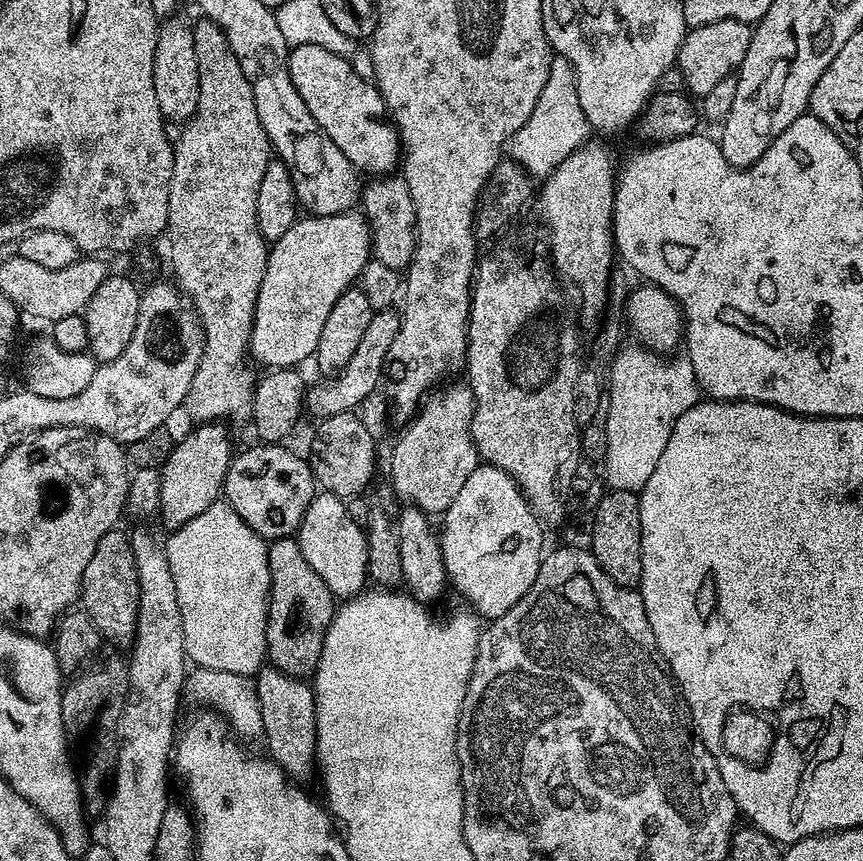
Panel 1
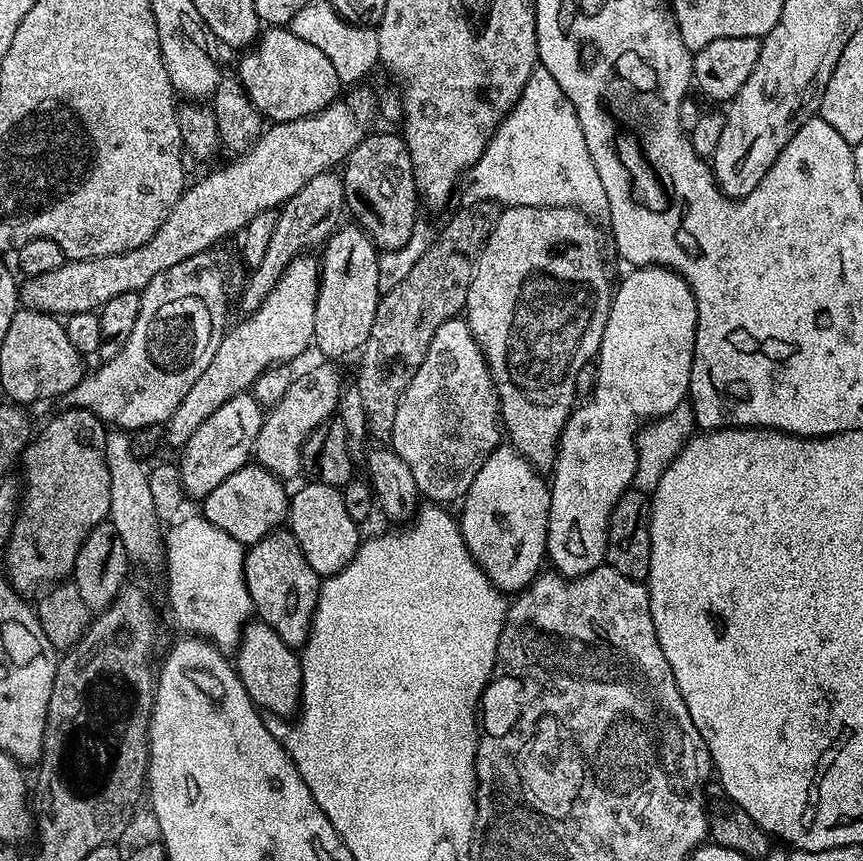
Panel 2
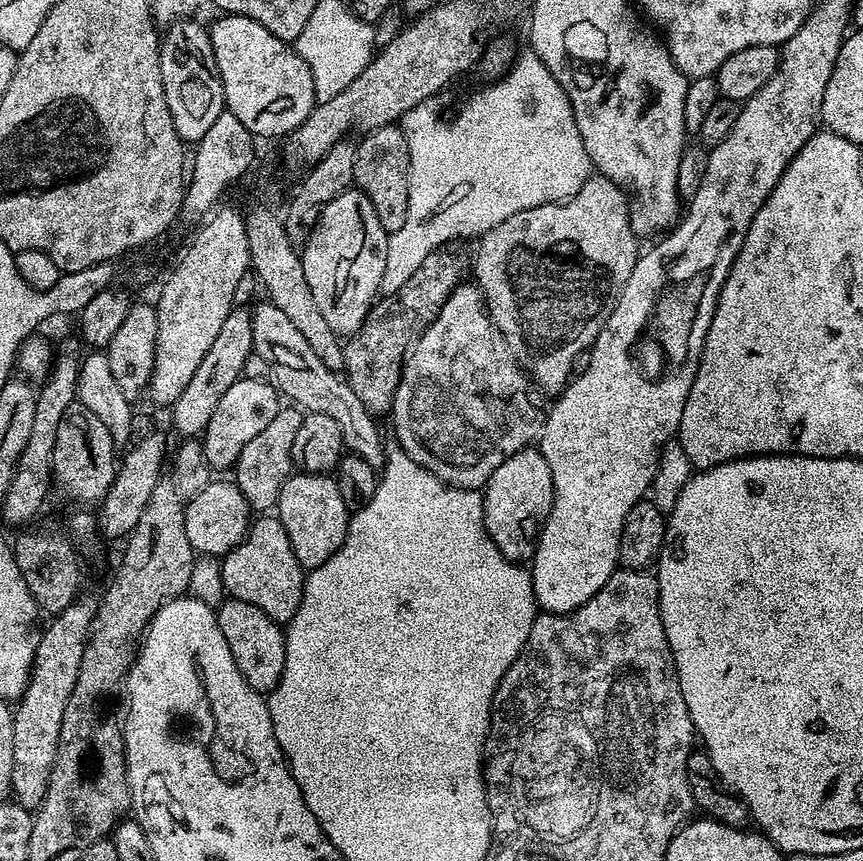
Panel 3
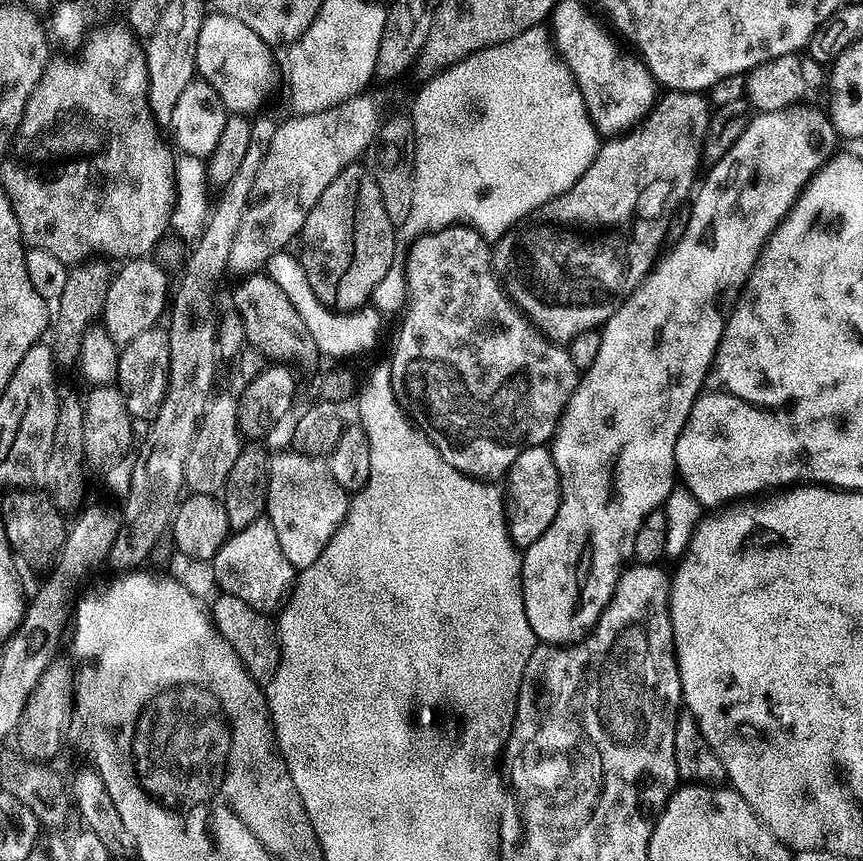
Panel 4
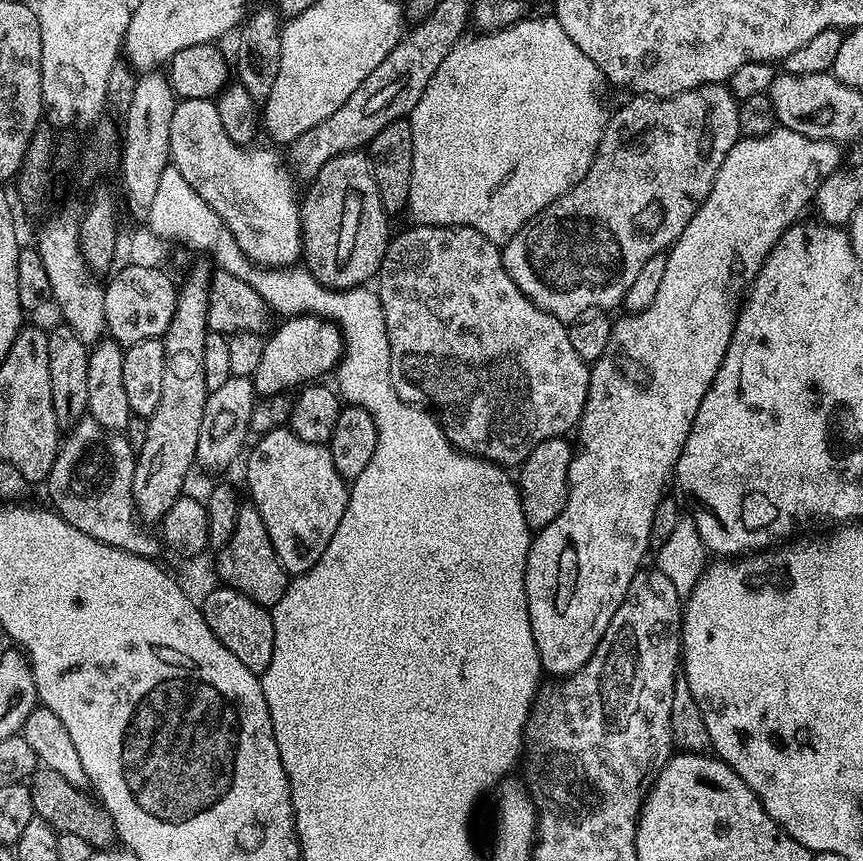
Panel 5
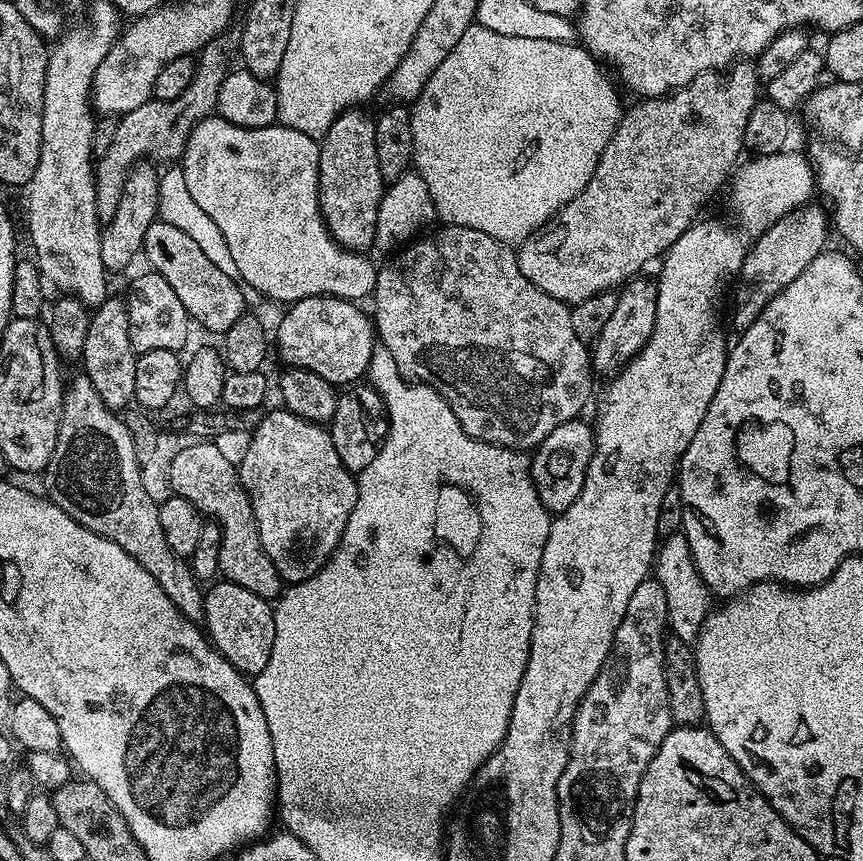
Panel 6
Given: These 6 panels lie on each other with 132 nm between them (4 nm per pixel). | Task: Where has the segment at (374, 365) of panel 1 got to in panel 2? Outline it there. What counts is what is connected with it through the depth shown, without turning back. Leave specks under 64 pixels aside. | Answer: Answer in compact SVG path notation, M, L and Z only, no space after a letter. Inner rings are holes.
M324 362L321 368L304 372L301 376L299 373L293 379L290 390L282 394L282 402L267 409L262 430L258 430L254 460L275 476L289 478L288 476L301 475L300 452L304 449L306 438L323 420L329 419L337 411L342 381L340 382L339 374L328 364L331 363Z

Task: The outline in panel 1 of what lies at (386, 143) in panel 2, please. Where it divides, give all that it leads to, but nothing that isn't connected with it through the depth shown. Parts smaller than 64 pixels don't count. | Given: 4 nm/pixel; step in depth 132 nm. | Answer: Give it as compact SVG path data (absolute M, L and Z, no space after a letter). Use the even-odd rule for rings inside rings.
M380 174L363 185L362 196L368 199L368 229L372 232L372 256L382 266L397 270L407 269L414 258L416 245L416 215L414 214L414 198L410 198L410 190L406 186L403 175Z

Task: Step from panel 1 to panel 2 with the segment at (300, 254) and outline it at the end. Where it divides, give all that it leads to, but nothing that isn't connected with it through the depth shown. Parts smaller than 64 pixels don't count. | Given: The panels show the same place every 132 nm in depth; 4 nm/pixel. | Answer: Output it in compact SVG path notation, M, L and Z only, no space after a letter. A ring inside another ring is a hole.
M305 254L294 258L294 262L286 266L282 278L278 278L274 290L266 294L262 306L247 313L233 332L232 329L225 331L210 366L202 370L198 382L190 386L186 398L178 402L178 410L174 410L167 422L166 440L169 445L183 446L190 434L194 434L194 430L198 430L198 426L202 426L202 422L206 422L206 418L218 410L218 406L230 402L230 398L247 393L258 374L276 364L293 362L307 348L313 347L314 310L319 289L320 266L317 257Z

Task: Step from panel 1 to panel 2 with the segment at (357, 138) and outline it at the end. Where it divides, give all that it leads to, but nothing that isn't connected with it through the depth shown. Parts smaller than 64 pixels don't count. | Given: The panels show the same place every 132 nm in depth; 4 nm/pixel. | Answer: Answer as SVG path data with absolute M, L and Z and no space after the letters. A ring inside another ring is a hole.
M269 27L241 56L244 57L240 60L240 73L238 73L240 85L248 93L250 102L261 117L268 119L269 116L269 121L284 124L287 120L301 120L304 116L321 112L327 104L341 95L342 85L330 58L326 58L326 54L322 54L318 46L298 38L298 34L294 34L291 27Z

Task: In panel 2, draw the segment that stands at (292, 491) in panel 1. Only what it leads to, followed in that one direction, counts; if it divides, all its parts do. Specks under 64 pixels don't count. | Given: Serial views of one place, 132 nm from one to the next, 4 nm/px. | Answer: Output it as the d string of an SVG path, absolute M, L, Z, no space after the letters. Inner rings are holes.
M255 462L234 470L226 482L221 482L202 501L204 519L219 532L230 534L240 544L251 546L258 543L267 532L277 531L285 523L290 503L289 489L284 489L285 481L266 471ZM281 523L281 524L280 524Z

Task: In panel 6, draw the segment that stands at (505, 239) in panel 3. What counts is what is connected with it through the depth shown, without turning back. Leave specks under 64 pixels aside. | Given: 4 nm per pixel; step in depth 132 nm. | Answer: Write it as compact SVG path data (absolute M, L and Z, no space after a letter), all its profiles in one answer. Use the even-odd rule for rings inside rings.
M737 62L727 70L700 72L698 78L694 78L685 88L675 89L671 94L660 99L645 99L643 101L645 104L636 104L629 112L627 109L621 115L620 124L614 130L614 134L610 138L606 150L602 150L602 158L598 162L598 166L594 170L594 174L590 178L588 185L573 200L566 202L566 206L559 208L556 215L552 219L547 220L534 235L526 238L524 243L519 245L518 251L516 252L516 261L524 277L534 286L538 286L538 290L550 294L550 298L558 298L566 305L575 306L586 298L597 296L600 292L619 289L625 282L633 279L637 274L643 273L645 271L644 267L655 256L656 259L663 257L670 245L678 242L678 238L682 238L685 230L697 223L698 217L701 215L699 212L703 210L704 203L723 184L725 187L726 181L733 175L734 169L741 159L740 152L743 153L745 151L743 132L746 130L747 119L750 117L750 112L754 110L758 99L756 84L758 85L758 77L756 75L755 63Z

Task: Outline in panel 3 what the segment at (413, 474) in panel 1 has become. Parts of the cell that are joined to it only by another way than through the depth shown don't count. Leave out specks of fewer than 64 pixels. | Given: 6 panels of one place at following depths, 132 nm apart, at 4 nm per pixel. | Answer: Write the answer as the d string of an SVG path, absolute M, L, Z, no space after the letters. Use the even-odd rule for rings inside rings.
M462 282L450 294L450 298L446 298L438 318L434 318L434 322L430 322L428 329L414 341L404 361L404 369L400 375L398 390L392 399L392 411L390 413L392 428L396 431L395 443L407 456L414 458L414 462L418 462L418 466L430 470L430 474L438 477L443 484L449 484L455 488L483 489L484 485L488 483L490 474L494 474L494 470L498 470L498 466L502 466L506 457L513 456L515 452L521 452L539 437L540 430L544 426L545 413L542 408L540 412L539 406L532 401L531 391L533 392L530 387L530 377L516 361L516 353L512 351L506 338L502 338L498 326L492 321L479 287L472 282Z

